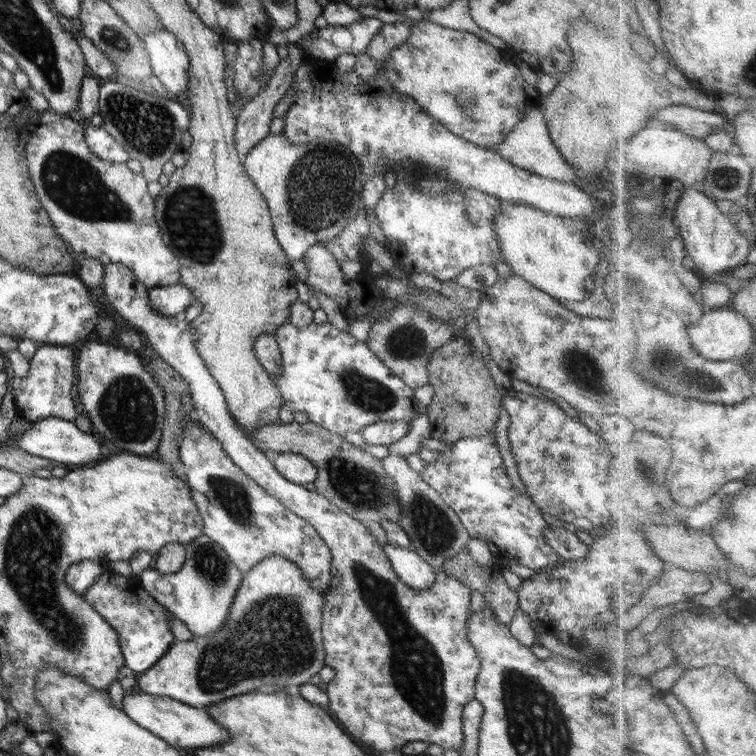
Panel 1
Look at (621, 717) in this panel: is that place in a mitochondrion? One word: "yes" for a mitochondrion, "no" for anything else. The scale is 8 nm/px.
no

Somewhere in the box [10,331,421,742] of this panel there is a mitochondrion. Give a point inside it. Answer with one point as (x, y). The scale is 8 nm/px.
(272, 640)

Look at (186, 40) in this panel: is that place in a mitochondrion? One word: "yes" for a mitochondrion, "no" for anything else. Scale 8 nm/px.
no

